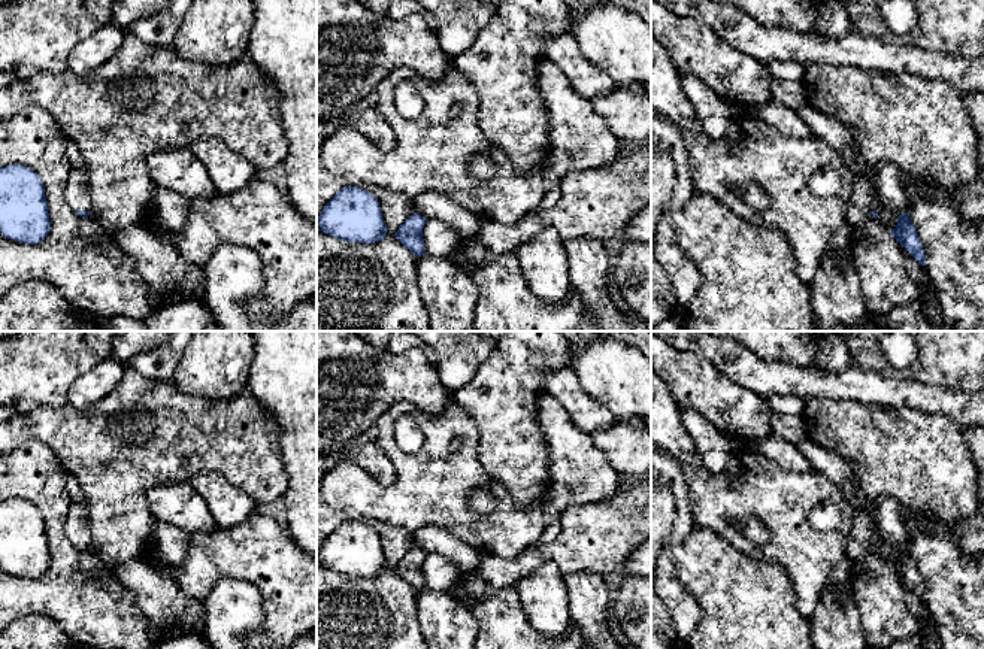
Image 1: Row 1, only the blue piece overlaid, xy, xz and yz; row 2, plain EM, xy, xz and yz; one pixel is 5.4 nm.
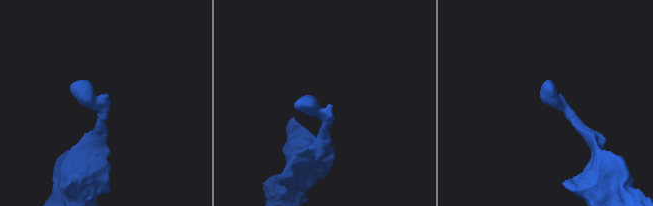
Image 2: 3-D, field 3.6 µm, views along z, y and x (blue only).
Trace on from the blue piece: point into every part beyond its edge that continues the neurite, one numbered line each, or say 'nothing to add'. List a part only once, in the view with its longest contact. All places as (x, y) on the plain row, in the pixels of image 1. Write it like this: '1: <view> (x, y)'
1: xy (78, 531)

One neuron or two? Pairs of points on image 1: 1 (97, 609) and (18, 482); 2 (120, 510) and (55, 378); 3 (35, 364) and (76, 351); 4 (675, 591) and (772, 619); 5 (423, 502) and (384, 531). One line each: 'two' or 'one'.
1: one
2: two
3: one
4: two
5: two

